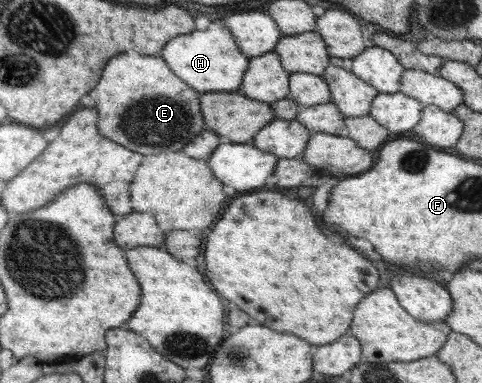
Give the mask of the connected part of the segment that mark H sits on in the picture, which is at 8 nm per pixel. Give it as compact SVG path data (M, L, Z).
M221 20L211 22L208 30L194 31L174 38L168 42L168 50L164 50L162 58L180 78L184 78L188 86L200 94L239 91L250 66L250 58L240 50L231 27Z

